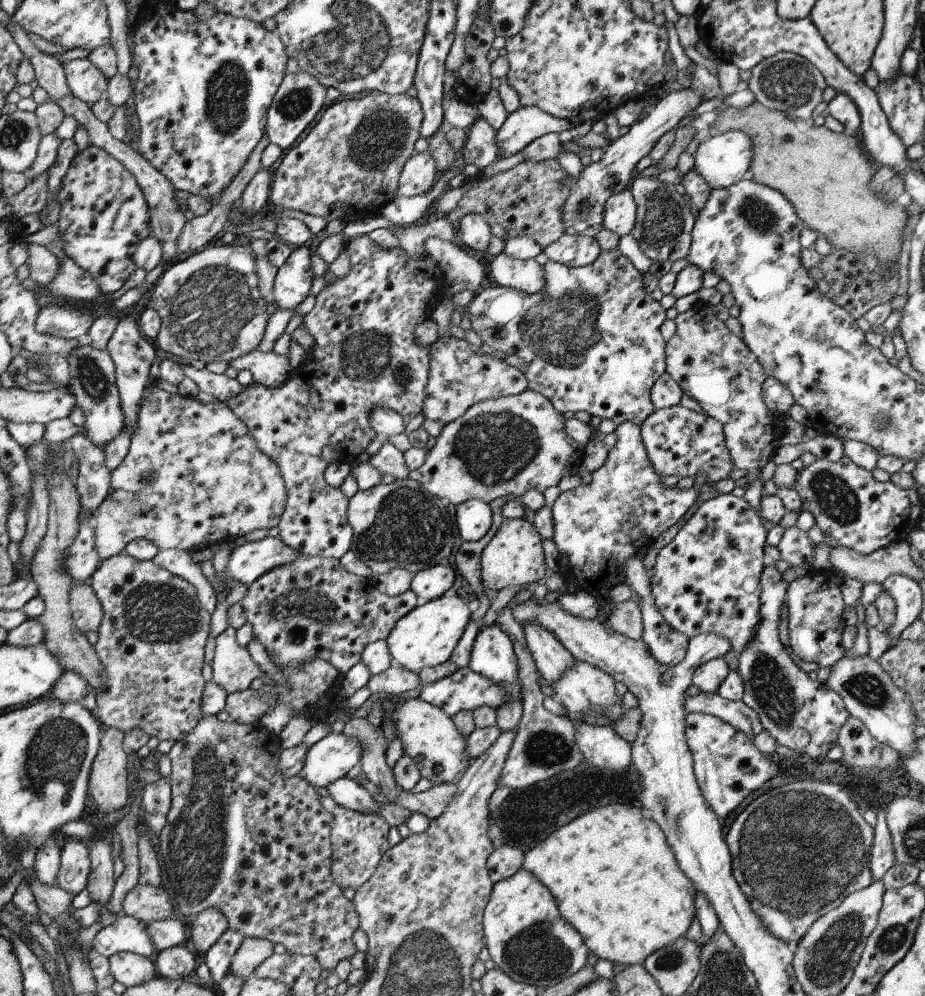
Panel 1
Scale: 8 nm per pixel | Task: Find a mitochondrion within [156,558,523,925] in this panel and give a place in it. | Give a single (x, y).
(197, 839)

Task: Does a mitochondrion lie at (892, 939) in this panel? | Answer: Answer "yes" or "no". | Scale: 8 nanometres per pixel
yes

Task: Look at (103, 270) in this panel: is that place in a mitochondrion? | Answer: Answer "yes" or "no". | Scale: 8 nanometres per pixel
no

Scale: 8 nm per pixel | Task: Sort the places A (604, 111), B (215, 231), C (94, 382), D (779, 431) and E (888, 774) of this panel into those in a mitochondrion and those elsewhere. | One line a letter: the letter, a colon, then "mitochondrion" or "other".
A: other
B: other
C: mitochondrion
D: other
E: other

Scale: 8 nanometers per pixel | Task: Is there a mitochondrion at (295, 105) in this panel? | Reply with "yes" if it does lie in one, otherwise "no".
yes

